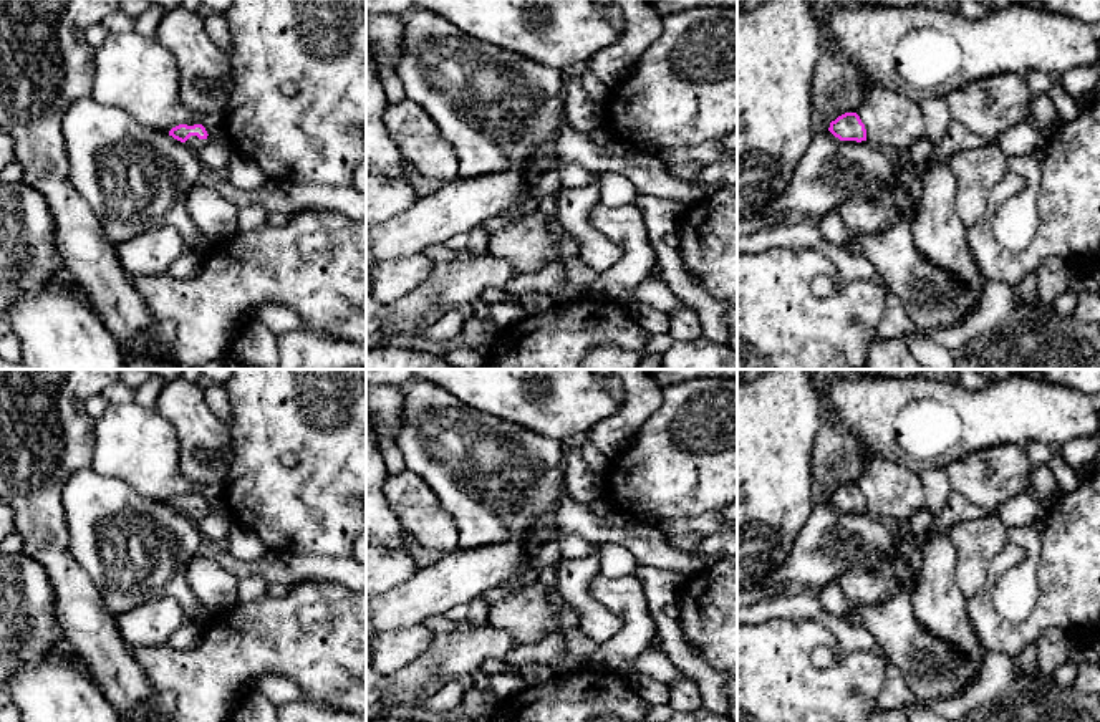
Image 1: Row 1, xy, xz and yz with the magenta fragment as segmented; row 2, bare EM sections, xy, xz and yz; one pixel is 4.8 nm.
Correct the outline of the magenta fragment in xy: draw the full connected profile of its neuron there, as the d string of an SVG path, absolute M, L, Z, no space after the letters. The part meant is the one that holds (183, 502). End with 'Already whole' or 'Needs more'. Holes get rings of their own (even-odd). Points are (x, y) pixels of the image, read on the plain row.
M179 495L169 502L169 507L181 513L186 513L191 522L197 523L209 505L202 495Z. Needs more

